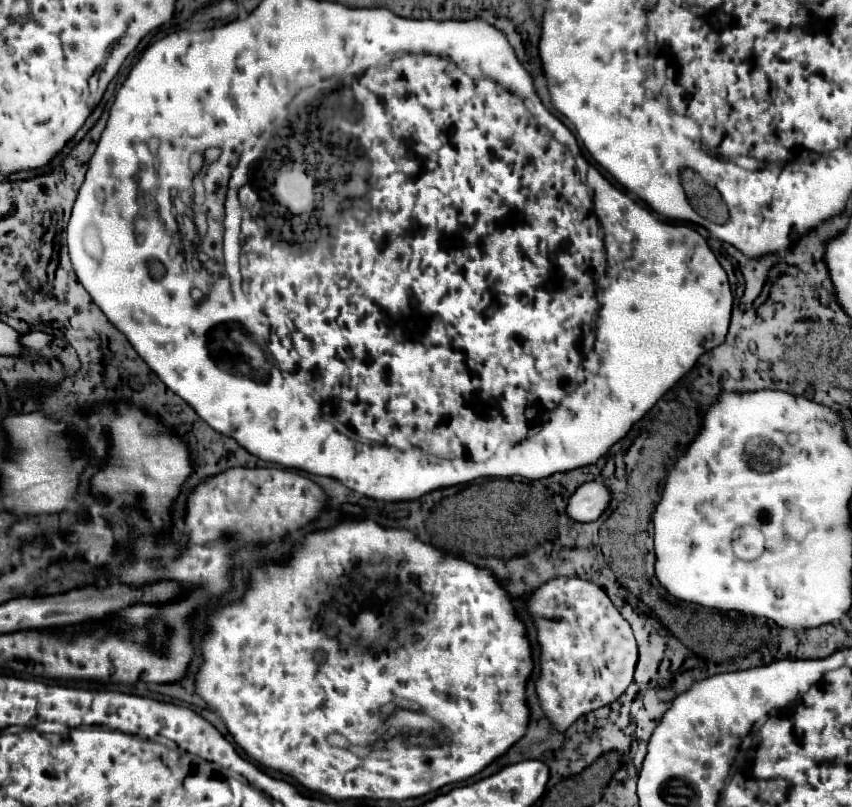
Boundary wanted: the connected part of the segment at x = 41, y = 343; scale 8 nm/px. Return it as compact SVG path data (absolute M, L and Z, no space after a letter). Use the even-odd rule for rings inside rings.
M29 332L21 336L21 346L25 350L43 350L49 346L49 342L51 342L51 336L43 332Z

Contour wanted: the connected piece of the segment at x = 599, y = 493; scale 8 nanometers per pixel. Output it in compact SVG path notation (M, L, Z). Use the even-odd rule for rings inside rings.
M599 480L581 484L567 504L567 516L573 522L581 522L581 524L595 522L607 508L609 500L611 500L611 492Z

